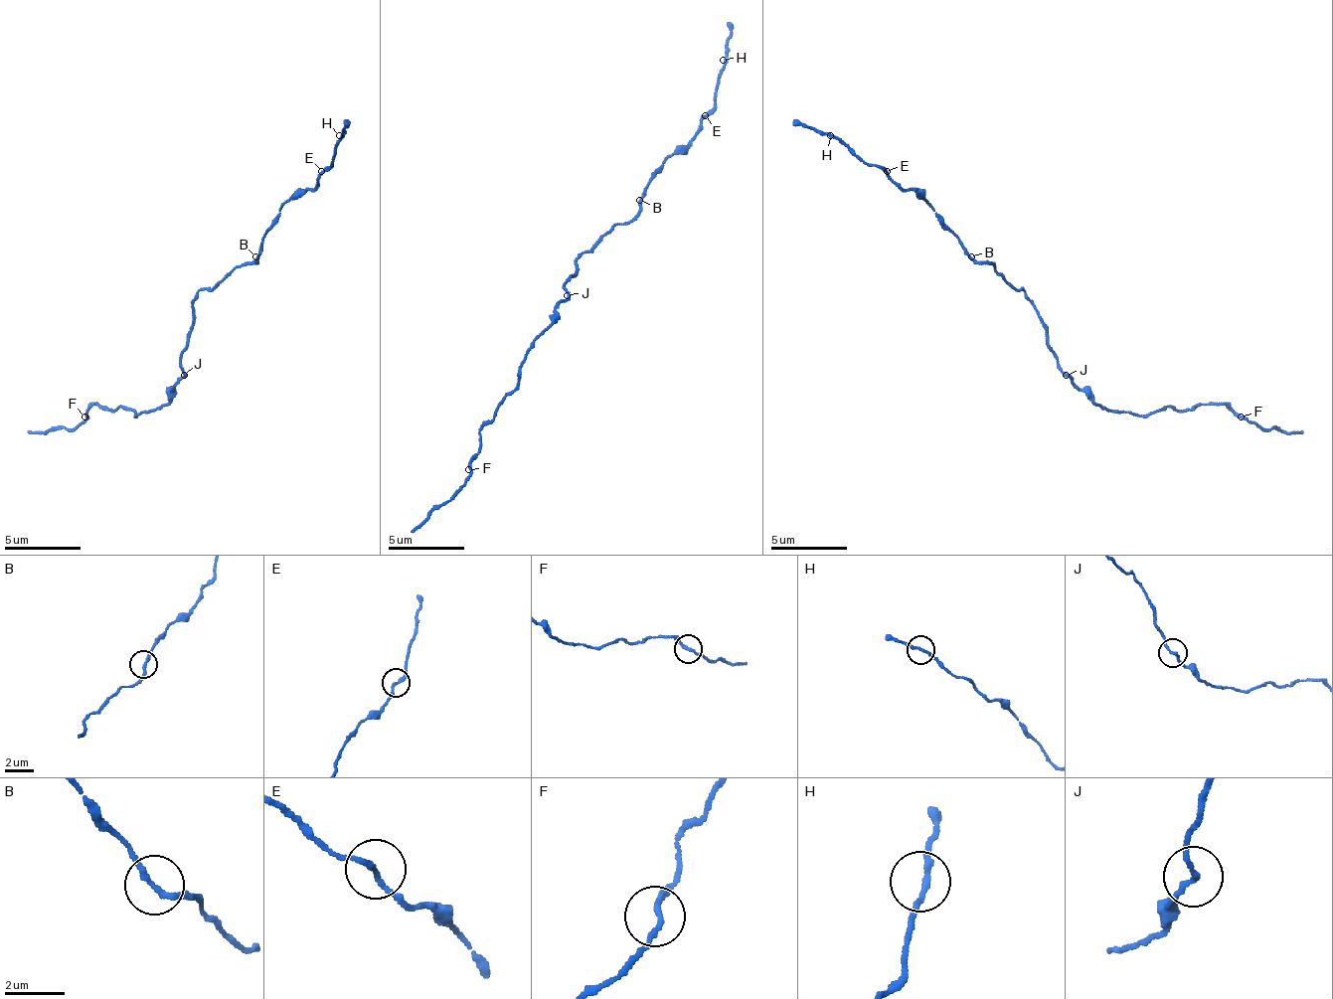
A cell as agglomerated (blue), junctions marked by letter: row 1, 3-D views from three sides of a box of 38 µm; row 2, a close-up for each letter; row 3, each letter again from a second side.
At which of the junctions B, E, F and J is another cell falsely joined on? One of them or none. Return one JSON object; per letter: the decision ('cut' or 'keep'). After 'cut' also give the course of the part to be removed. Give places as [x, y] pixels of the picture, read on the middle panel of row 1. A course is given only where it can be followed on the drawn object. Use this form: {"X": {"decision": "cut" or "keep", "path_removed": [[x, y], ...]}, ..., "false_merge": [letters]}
{"B": {"decision": "keep"}, "E": {"decision": "cut", "path_removed": [[704, 116], [715, 97], [727, 60], [727, 22]]}, "F": {"decision": "keep"}, "J": {"decision": "keep"}, "false_merge": ["E"]}

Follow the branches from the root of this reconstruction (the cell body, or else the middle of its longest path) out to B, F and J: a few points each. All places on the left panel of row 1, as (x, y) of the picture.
B: (191, 318), (191, 306), (203, 291), (210, 291), (237, 268), (252, 264), (255, 256)
F: (191, 318), (188, 348), (180, 356), (184, 379), (165, 405), (138, 416), (123, 405), (92, 405), (84, 416)
J: (191, 318), (188, 348), (180, 356), (180, 371), (184, 375)

